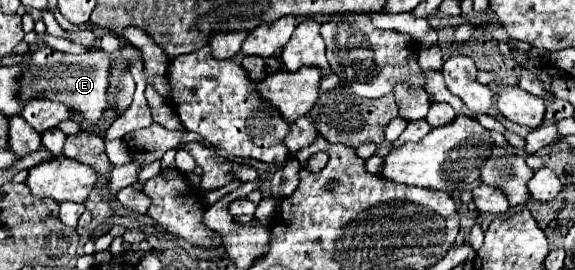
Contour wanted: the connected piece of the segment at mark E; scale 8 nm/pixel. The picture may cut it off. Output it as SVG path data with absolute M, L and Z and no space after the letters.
M38 45L28 51L28 63L20 75L18 97L28 103L30 99L50 99L64 103L70 111L80 113L84 127L98 127L104 121L104 113L110 109L106 91L110 77L110 57L102 49L92 49L82 55L68 55L48 45Z

